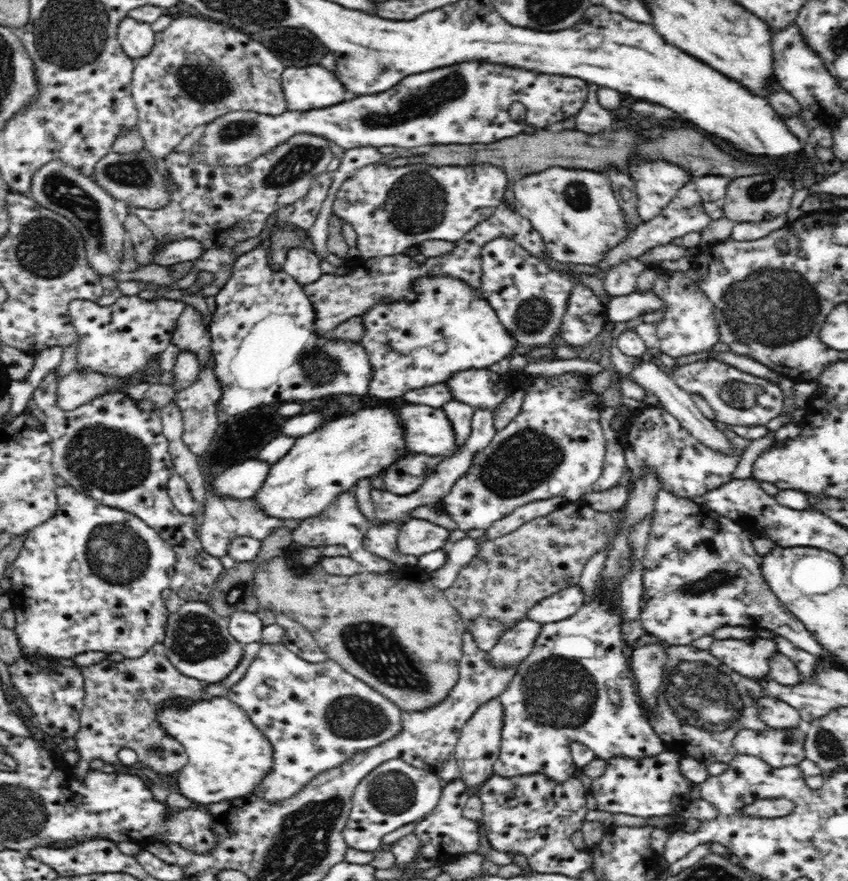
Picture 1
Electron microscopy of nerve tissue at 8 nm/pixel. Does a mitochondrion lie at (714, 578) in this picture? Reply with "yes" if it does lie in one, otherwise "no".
yes

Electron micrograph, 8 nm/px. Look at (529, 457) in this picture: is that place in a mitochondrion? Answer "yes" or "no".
yes

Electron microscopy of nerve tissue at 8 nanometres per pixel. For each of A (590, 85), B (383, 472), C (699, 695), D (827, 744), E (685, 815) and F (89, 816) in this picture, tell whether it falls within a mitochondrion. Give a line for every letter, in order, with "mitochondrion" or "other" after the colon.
A: other
B: other
C: mitochondrion
D: mitochondrion
E: other
F: other

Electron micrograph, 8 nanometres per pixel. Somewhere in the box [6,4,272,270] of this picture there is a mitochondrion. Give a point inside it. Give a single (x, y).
(59, 190)

